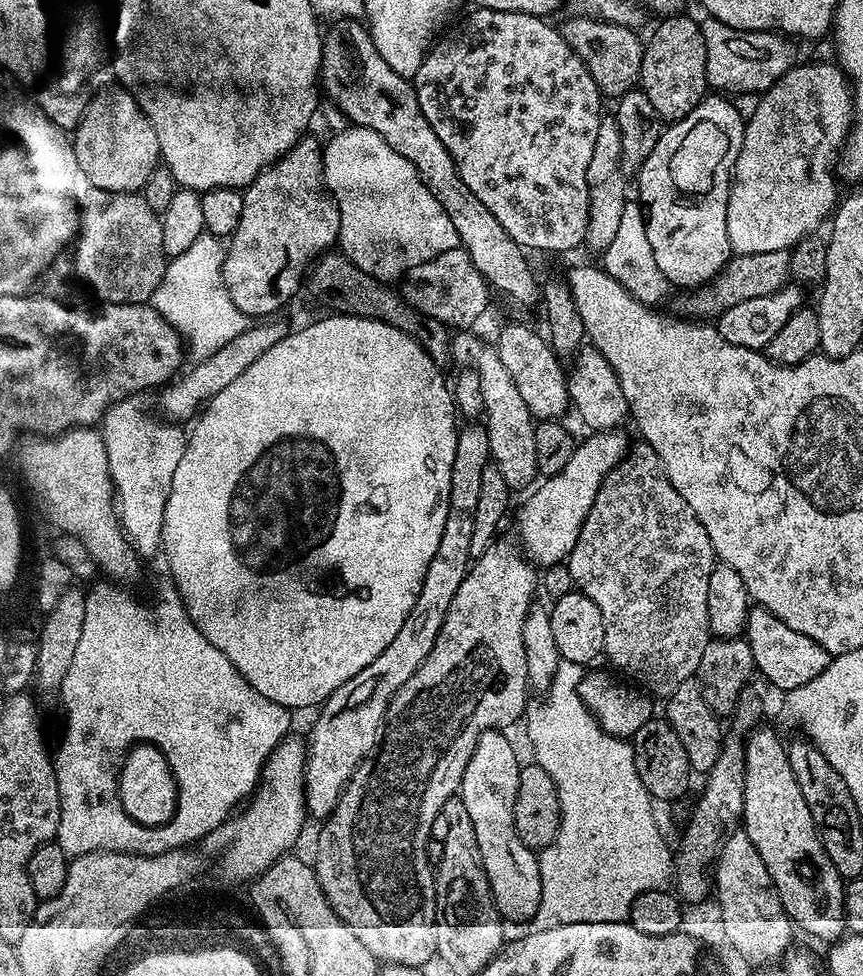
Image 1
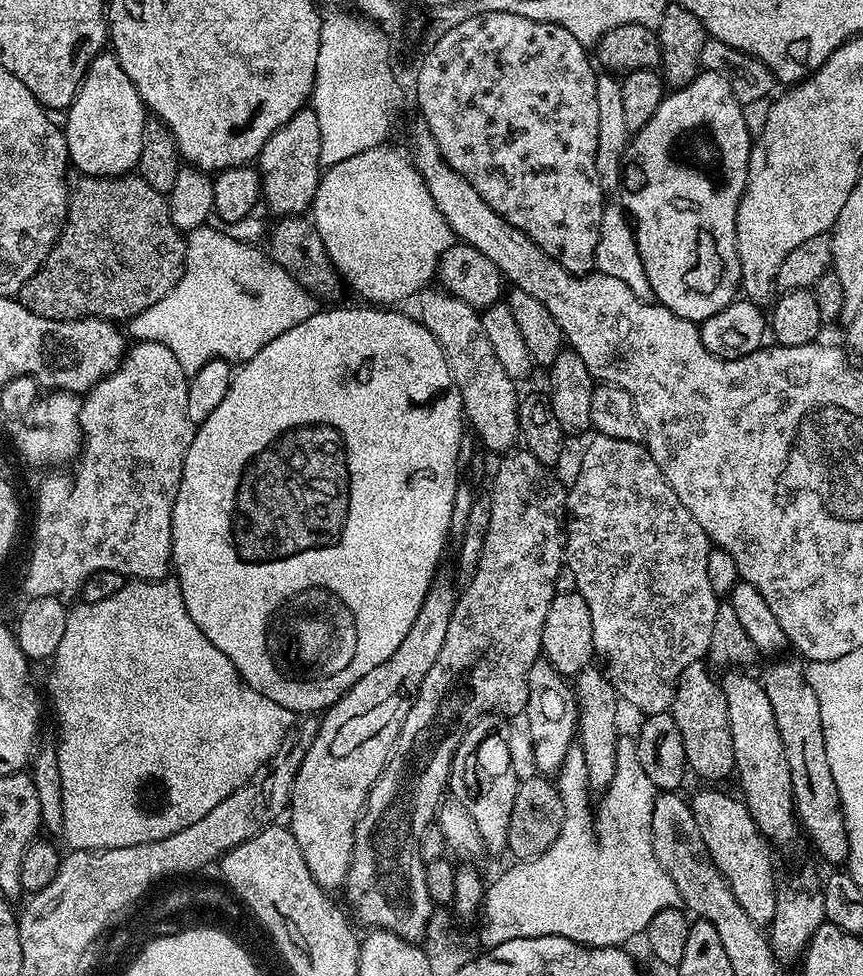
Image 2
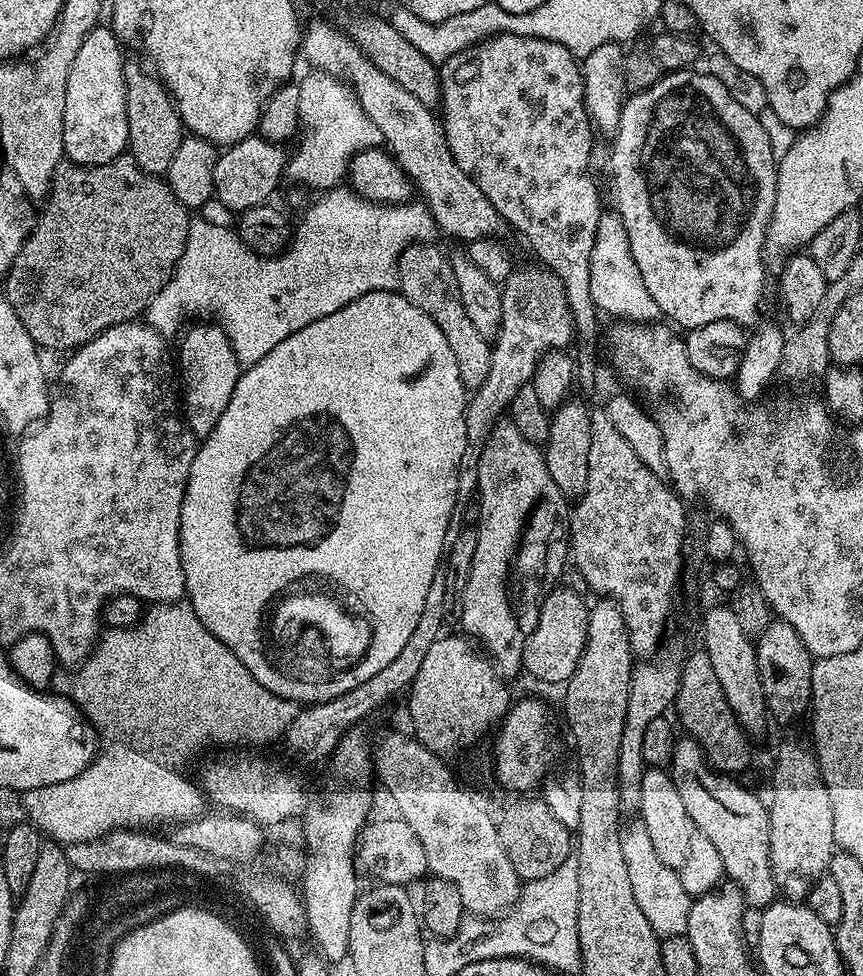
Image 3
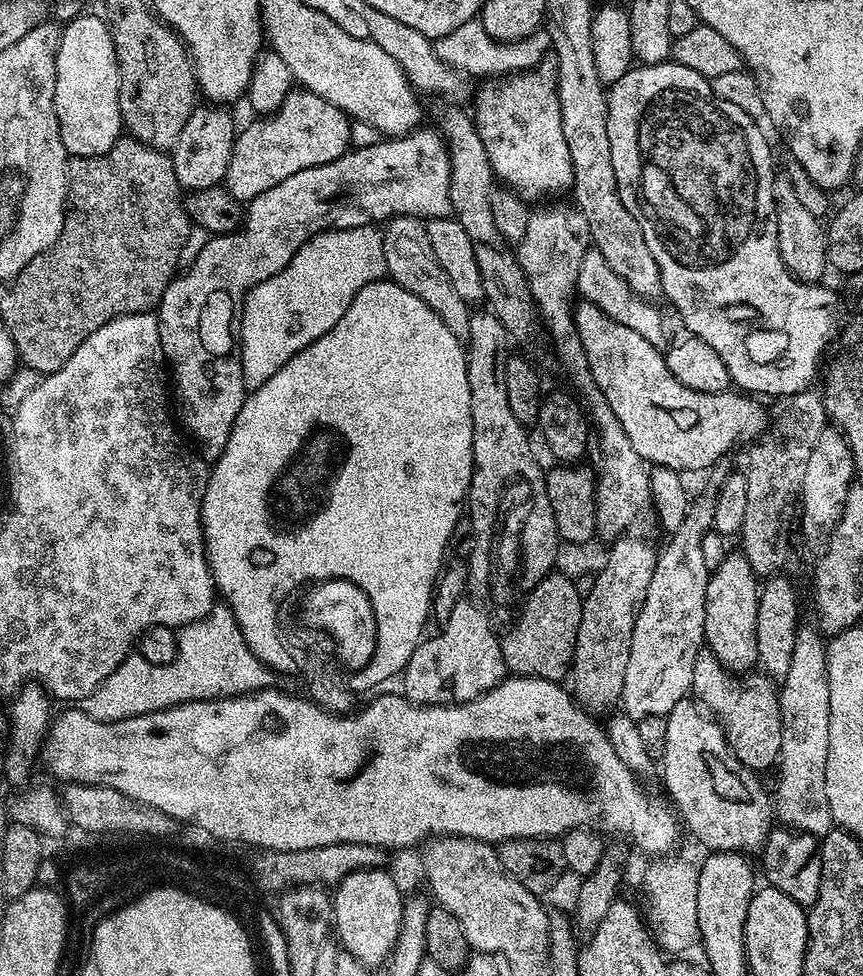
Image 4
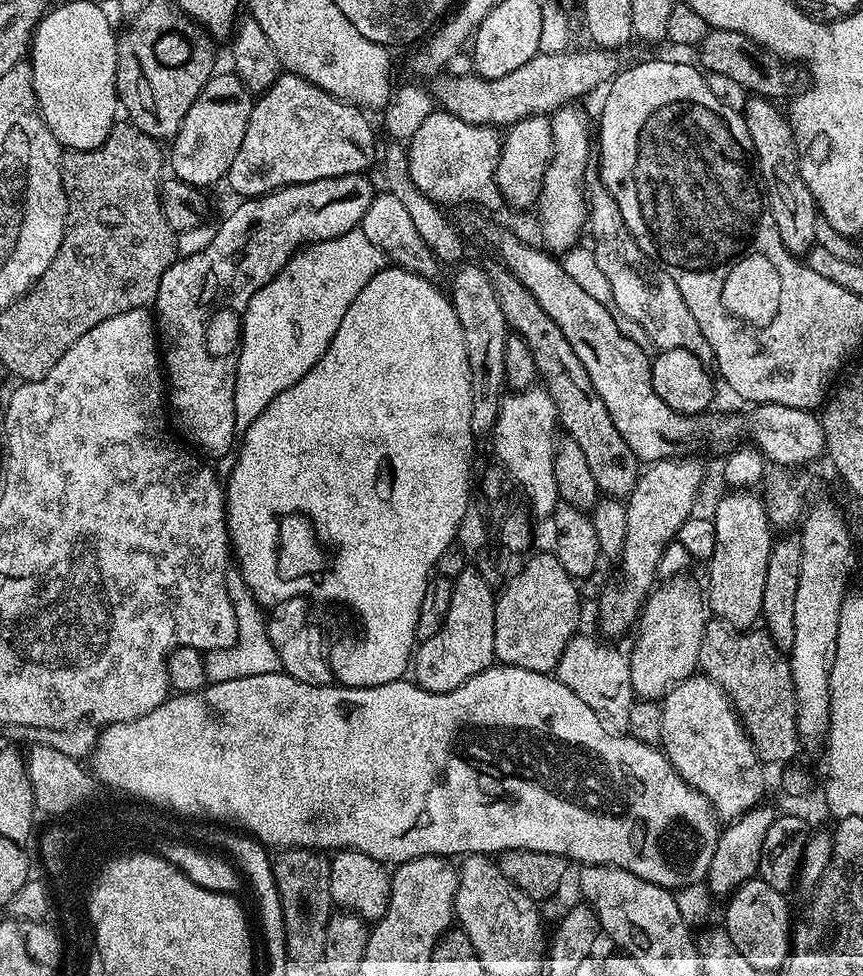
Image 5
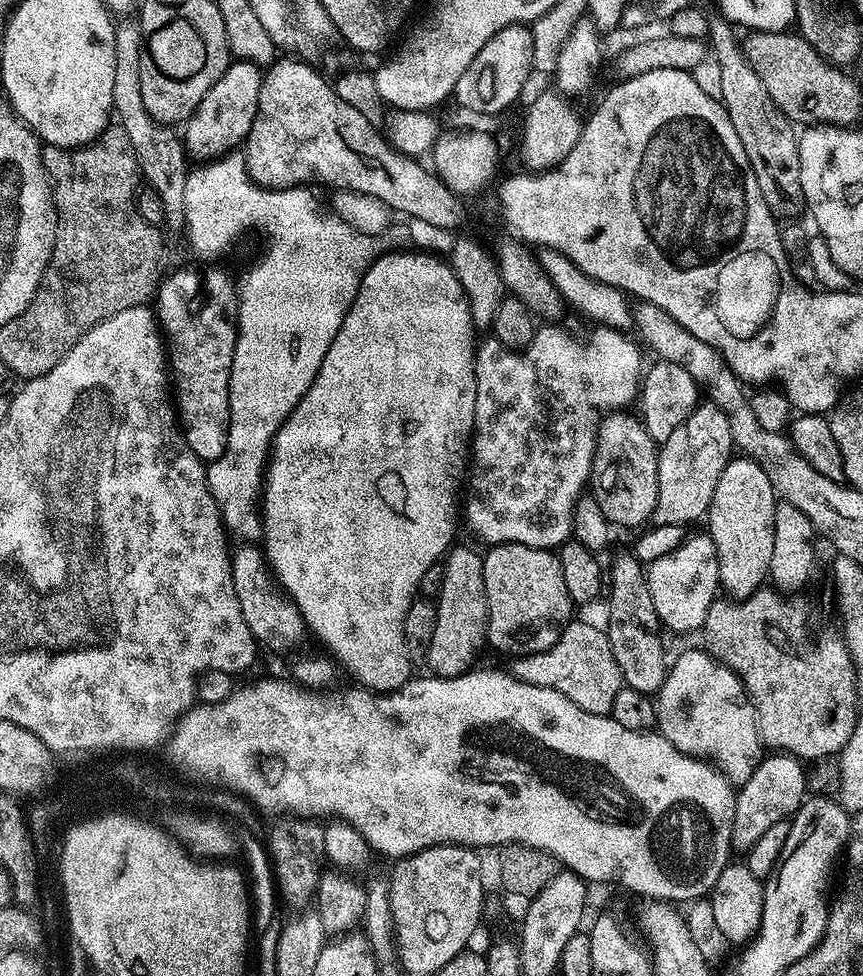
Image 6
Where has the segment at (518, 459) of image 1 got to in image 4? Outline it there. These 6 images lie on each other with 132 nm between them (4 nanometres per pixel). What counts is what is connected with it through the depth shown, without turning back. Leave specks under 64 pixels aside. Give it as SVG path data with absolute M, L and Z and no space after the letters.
M394 216L383 225L387 275L392 283L422 298L422 302L426 302L426 306L430 306L430 310L434 310L434 314L442 318L450 334L454 334L457 340L467 341L472 317L470 306L465 300L458 298L458 290L450 286L450 278L446 278L446 270L438 266L438 258L434 258L434 250L430 247L430 238L426 234L424 225L425 221L418 220L414 216Z

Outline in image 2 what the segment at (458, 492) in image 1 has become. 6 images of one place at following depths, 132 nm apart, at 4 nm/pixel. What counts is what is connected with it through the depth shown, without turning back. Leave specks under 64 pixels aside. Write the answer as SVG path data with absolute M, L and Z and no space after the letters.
M444 574L437 575L422 602L422 610L418 610L418 618L414 618L414 626L410 626L410 634L402 638L402 646L398 646L398 650L394 650L394 654L390 654L390 658L386 658L382 666L374 666L374 670L370 670L366 678L354 682L352 689L319 717L320 729L310 742L306 758L302 758L302 766L298 766L298 774L292 783L290 827L298 842L298 850L302 850L302 858L306 858L306 866L310 866L310 874L314 874L314 882L318 882L318 886L325 890L343 889L350 868L356 823L364 813L364 804L374 782L382 774L397 747L396 740L401 739L400 727L408 712L410 697L420 689L430 666L434 666L438 659L442 642L446 642L446 630L454 614L457 595L455 583L449 577L447 580Z

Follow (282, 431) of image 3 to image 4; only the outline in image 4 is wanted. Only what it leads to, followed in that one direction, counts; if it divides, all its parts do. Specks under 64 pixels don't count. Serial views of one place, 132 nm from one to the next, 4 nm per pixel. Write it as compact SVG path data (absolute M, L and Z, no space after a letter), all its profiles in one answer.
M385 278L362 286L350 310L346 310L346 314L338 318L330 331L294 354L290 362L286 362L274 375L266 378L262 386L251 389L245 395L242 410L238 410L238 418L234 418L234 426L230 430L230 442L226 442L226 450L222 450L222 454L211 465L204 501L200 507L200 521L204 524L204 549L217 593L222 597L223 603L232 609L250 650L269 669L283 674L288 665L278 654L276 635L272 632L272 612L276 608L276 600L282 600L284 592L288 592L288 588L292 588L296 580L304 580L304 576L352 576L352 580L356 580L356 584L364 584L364 588L368 588L368 596L376 600L374 616L380 616L380 648L376 652L376 660L372 660L372 668L368 668L368 672L360 672L360 676L351 680L347 687L361 694L367 688L403 673L425 635L424 623L429 623L430 620L432 588L436 584L436 575L446 559L449 551L448 539L454 530L454 524L462 515L468 488L472 485L471 393L468 361L461 341L450 334L442 318L438 318L438 314L434 314L434 310L430 310L430 306L426 306L422 298L410 294L410 290Z

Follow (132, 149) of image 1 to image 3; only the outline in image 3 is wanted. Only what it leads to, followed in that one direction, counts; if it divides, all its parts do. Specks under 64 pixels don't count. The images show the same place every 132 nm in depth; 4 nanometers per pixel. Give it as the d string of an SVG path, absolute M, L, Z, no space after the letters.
M97 26L86 34L70 78L66 78L66 114L64 115L64 155L76 164L105 164L125 155L128 147L126 114L126 57L120 53L122 42L108 26Z

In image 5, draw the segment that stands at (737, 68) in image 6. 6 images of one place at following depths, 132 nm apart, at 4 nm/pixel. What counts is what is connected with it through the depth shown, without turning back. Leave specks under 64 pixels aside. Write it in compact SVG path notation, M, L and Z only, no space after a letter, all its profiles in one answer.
M753 95L745 102L742 115L746 122L746 130L750 130L754 164L758 169L759 179L762 181L762 191L767 199L768 209L774 218L774 226L778 226L778 238L782 238L782 246L786 246L788 252L806 254L817 243L814 232L815 218L818 215L816 199L810 194L800 173L800 155L796 149L789 117L785 113L783 116L772 104L775 103L771 99Z

